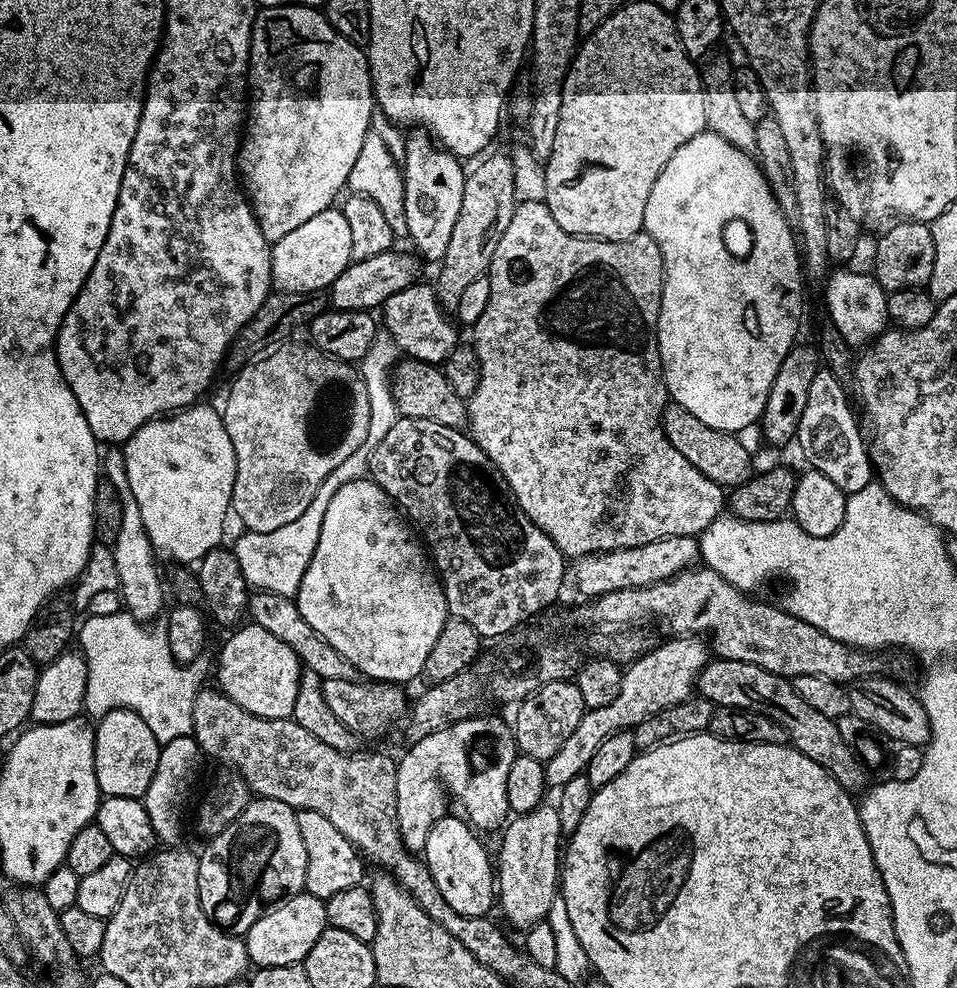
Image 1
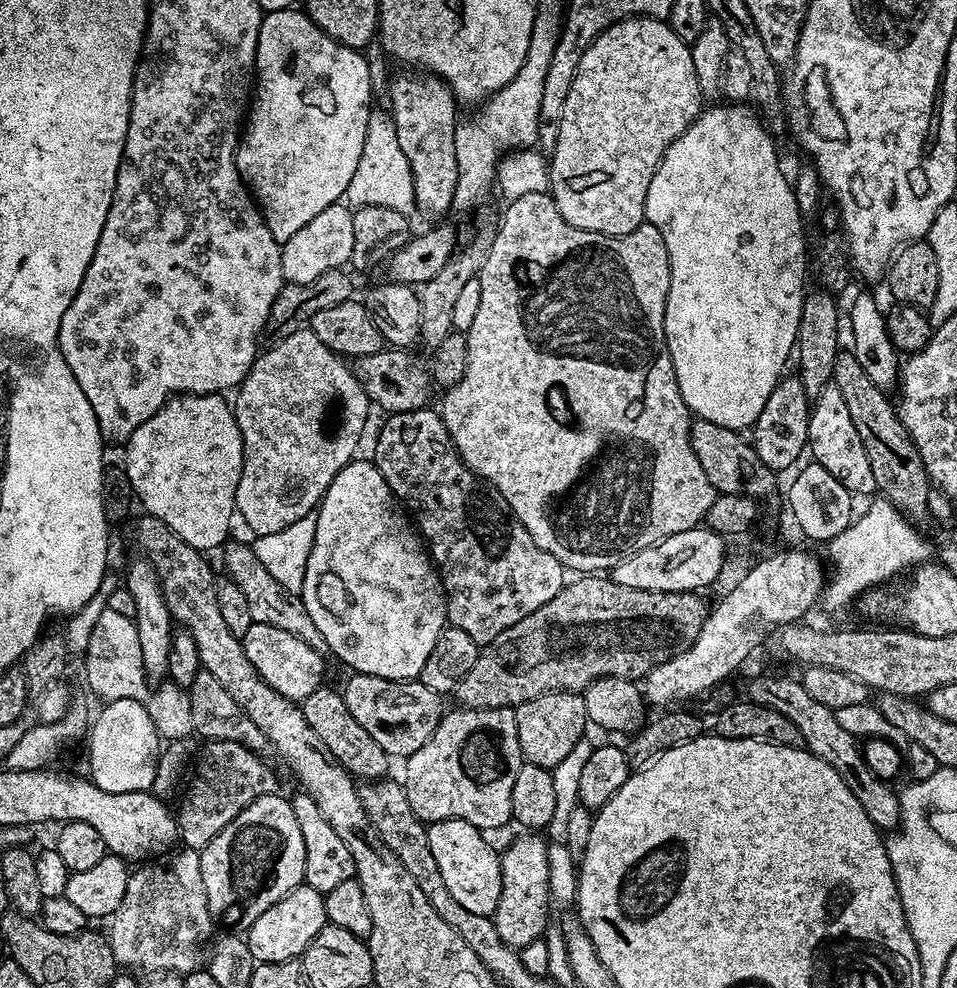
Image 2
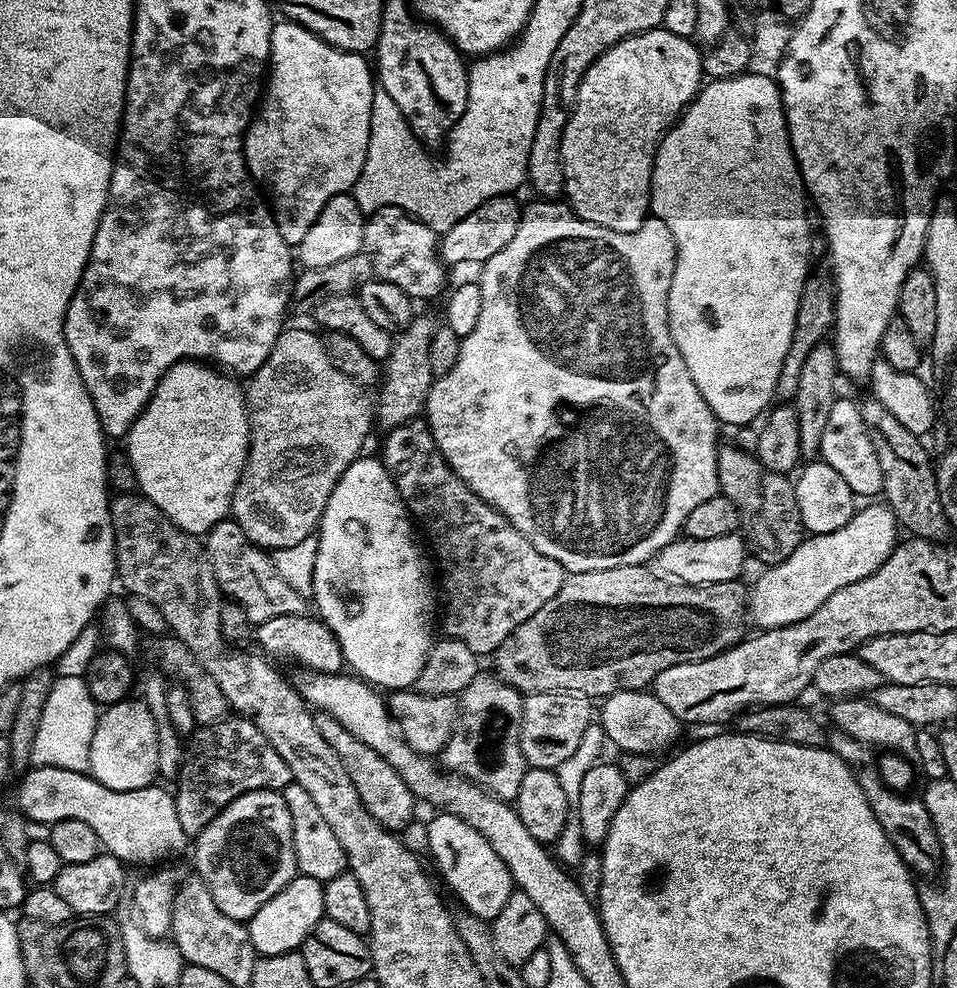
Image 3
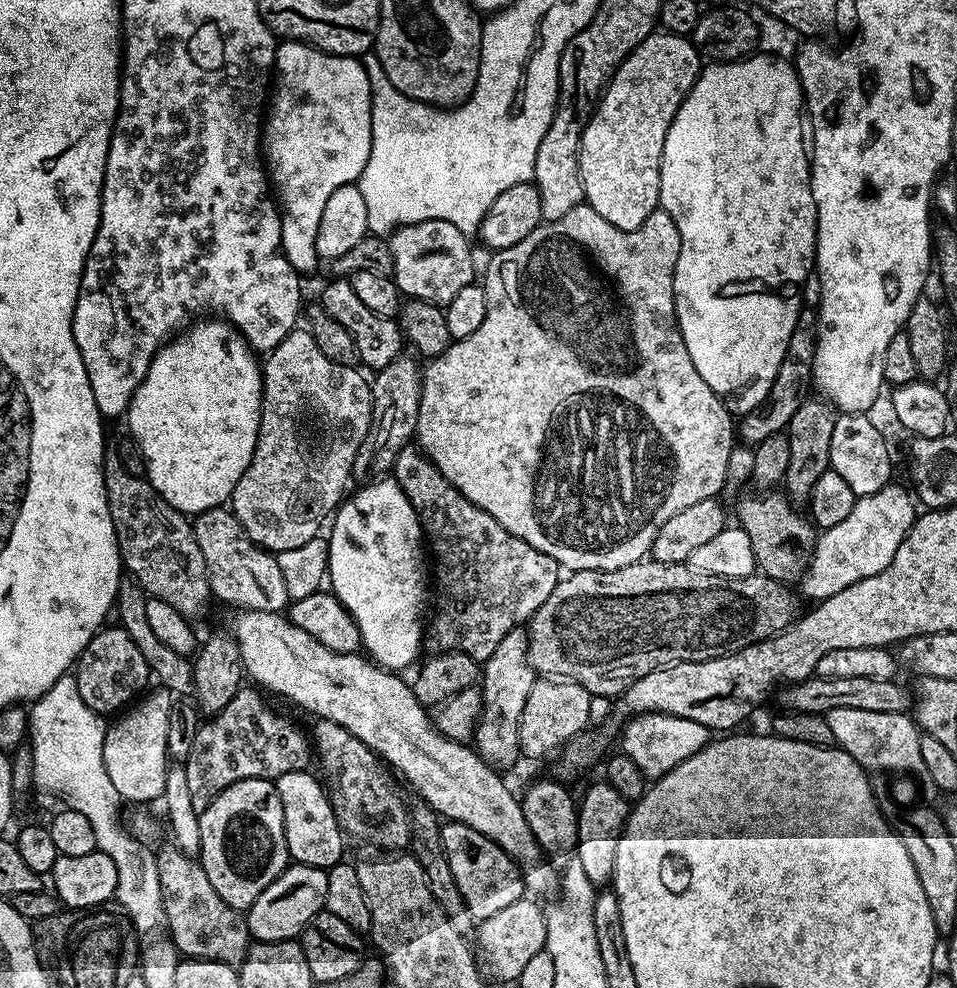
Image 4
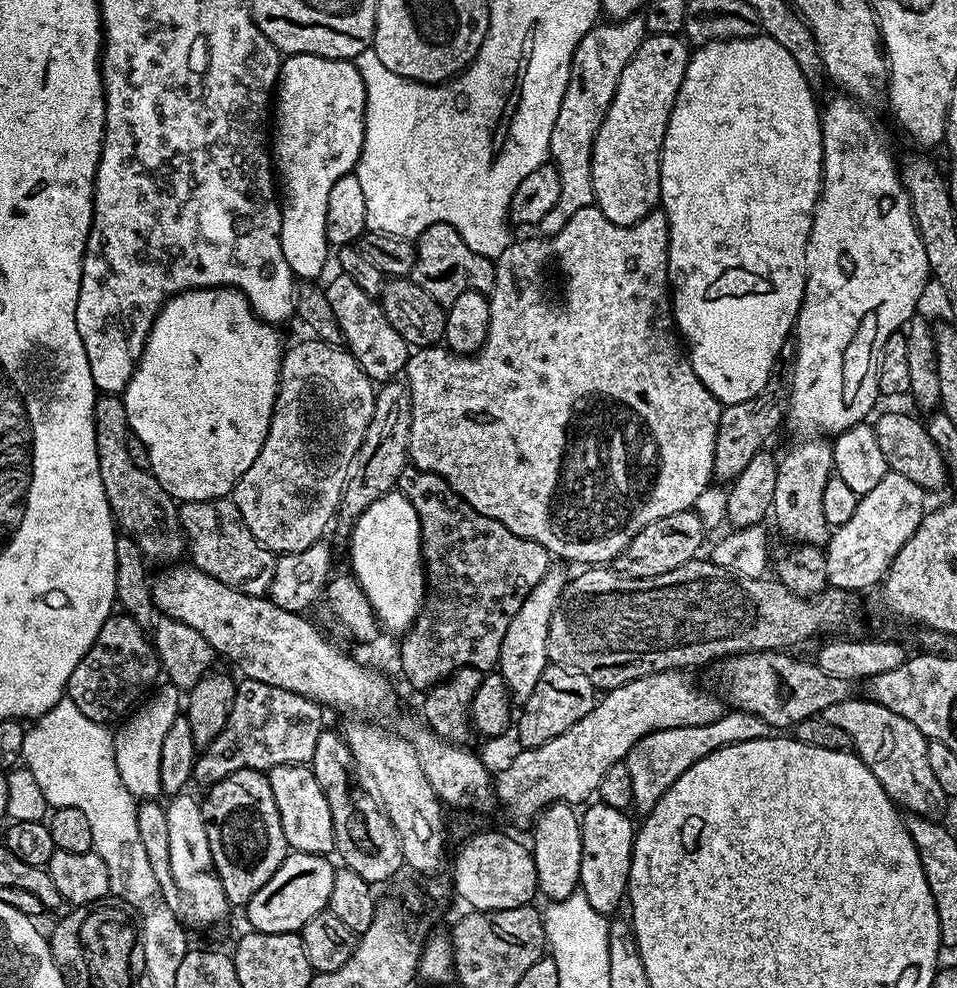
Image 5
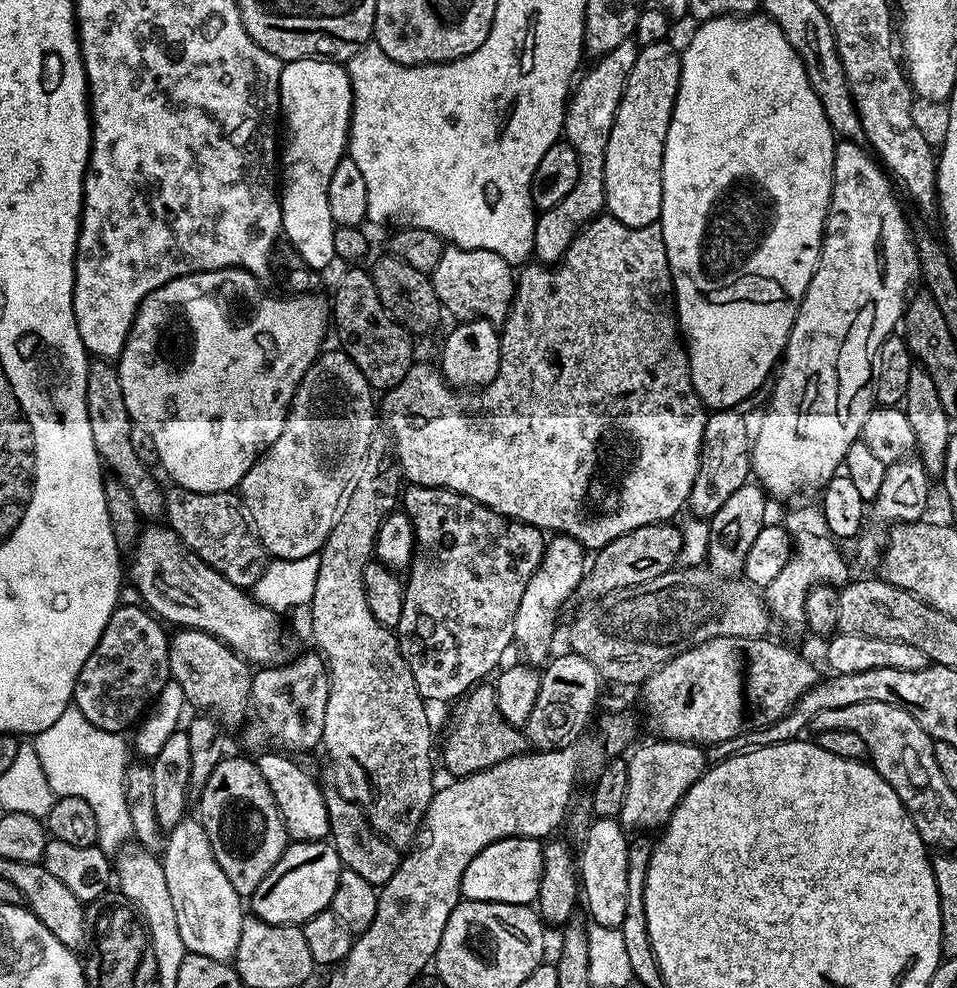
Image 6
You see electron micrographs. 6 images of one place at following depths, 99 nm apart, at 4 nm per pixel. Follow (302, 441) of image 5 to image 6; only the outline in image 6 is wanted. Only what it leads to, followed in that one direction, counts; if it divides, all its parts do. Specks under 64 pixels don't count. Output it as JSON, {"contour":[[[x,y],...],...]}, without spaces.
{"contour":[[[321,351],[310,370],[306,370],[288,407],[282,434],[256,459],[254,466],[250,466],[238,489],[239,503],[256,539],[269,557],[278,560],[306,558],[319,553],[334,522],[340,517],[346,493],[377,431],[376,416],[372,413],[374,389],[346,353],[328,351]]]}

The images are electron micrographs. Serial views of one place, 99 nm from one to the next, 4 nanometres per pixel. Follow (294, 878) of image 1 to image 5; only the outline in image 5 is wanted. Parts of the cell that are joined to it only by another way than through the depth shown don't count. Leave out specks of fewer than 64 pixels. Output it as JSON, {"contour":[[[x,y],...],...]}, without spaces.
{"contour":[[[242,769],[209,787],[206,794],[208,797],[203,797],[201,812],[209,839],[210,854],[213,855],[215,874],[221,880],[229,905],[247,905],[248,900],[254,898],[254,894],[262,890],[262,886],[266,886],[274,870],[278,870],[290,851],[282,834],[282,818],[278,814],[278,806],[274,806],[274,790],[270,790],[270,782],[263,771]]]}

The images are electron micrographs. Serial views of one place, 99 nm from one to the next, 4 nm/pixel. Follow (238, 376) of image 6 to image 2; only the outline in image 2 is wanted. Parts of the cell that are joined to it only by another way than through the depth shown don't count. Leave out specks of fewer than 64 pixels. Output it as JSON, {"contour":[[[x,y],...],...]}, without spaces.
{"contour":[[[220,394],[171,396],[153,416],[138,426],[138,430],[134,430],[123,449],[122,463],[128,471],[135,499],[144,503],[143,511],[166,522],[182,542],[190,542],[190,546],[201,550],[219,549],[229,539],[228,531],[236,512],[238,478],[242,478],[244,436],[238,430],[233,405],[224,399]]]}

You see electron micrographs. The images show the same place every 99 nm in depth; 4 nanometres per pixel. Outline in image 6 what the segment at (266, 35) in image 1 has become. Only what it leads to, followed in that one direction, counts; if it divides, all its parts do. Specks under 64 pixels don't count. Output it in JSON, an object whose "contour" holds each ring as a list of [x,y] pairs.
{"contour":[[[323,58],[289,60],[280,70],[280,116],[282,128],[288,131],[288,141],[282,144],[282,183],[280,198],[280,227],[283,239],[290,241],[294,250],[313,270],[334,264],[334,234],[337,225],[330,218],[330,177],[334,166],[345,159],[348,151],[348,127],[352,125],[352,87],[347,67],[343,63]]]}

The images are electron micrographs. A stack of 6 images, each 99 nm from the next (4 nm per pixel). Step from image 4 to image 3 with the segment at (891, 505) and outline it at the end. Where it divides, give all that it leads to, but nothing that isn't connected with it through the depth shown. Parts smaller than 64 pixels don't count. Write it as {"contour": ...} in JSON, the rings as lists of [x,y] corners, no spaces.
{"contour":[[[887,503],[865,504],[868,505],[856,511],[842,530],[809,535],[800,541],[790,558],[763,569],[764,573],[748,592],[746,609],[747,619],[751,623],[753,620],[757,629],[781,628],[802,622],[802,618],[810,618],[810,614],[814,614],[814,610],[818,610],[834,590],[842,590],[842,586],[850,586],[850,582],[858,582],[874,574],[874,570],[886,562],[898,543],[896,516]]]}

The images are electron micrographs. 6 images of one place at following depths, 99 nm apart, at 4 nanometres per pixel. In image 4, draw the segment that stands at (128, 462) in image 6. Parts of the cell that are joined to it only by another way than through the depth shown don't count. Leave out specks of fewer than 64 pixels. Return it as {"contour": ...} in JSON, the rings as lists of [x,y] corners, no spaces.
{"contour":[[[115,454],[105,455],[104,485],[123,571],[149,597],[168,602],[178,614],[187,618],[202,615],[213,595],[206,558],[198,550],[198,538],[192,529],[193,521],[185,513],[174,510],[145,477],[130,474]]]}

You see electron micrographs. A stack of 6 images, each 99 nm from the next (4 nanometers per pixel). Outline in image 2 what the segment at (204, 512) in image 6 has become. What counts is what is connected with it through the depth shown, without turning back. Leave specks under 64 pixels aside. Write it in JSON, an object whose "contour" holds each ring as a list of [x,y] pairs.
{"contour":[[[247,543],[231,544],[223,549],[224,568],[228,571],[225,573],[227,579],[238,582],[238,587],[242,589],[242,595],[246,597],[250,606],[253,624],[278,626],[278,630],[287,630],[288,633],[302,638],[302,642],[306,642],[314,650],[323,653],[324,639],[322,634],[318,634],[318,626],[310,622],[310,614],[306,614],[303,599],[297,593],[288,592],[282,586],[278,586],[278,581],[271,576],[270,570],[266,570],[266,566],[262,566],[262,562],[258,562],[258,556]]]}

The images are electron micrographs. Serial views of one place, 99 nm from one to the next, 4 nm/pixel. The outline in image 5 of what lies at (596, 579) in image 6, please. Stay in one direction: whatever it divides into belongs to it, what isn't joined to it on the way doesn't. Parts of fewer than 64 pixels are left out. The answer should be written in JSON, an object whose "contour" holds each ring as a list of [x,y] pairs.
{"contour":[[[689,510],[670,514],[666,518],[658,518],[658,522],[650,522],[622,550],[614,564],[625,576],[637,576],[638,578],[654,578],[658,574],[670,574],[670,570],[678,570],[686,562],[697,559],[701,555],[700,547],[704,544],[706,529],[702,518]]]}

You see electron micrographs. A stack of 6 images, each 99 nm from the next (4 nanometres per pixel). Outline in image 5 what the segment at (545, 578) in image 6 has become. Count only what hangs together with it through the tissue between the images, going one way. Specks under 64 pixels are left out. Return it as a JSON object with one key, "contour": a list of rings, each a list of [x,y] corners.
{"contour":[[[556,566],[549,567],[548,573],[530,590],[526,602],[518,606],[518,614],[510,618],[510,626],[506,626],[506,638],[502,638],[498,671],[506,682],[509,693],[516,702],[523,702],[534,694],[534,686],[538,686],[538,678],[542,678],[542,670],[550,663],[546,650],[546,638],[550,630],[550,618],[560,601],[560,595],[566,583],[566,575]]]}

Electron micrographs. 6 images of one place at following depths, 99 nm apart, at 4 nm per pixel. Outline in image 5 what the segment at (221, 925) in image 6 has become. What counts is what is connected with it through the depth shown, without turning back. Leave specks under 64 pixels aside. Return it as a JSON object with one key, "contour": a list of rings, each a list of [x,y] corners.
{"contour":[[[190,792],[173,796],[167,803],[164,809],[167,814],[166,826],[169,827],[170,870],[175,884],[181,895],[190,900],[190,912],[198,923],[216,924],[225,918],[230,911],[230,905],[225,891],[222,890],[221,880],[214,871],[201,803]]]}

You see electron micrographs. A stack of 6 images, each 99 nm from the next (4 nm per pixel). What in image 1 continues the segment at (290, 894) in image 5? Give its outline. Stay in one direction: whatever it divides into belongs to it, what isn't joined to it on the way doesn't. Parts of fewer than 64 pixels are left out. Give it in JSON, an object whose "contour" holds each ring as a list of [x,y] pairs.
{"contour":[[[301,894],[289,896],[269,908],[264,915],[258,918],[258,922],[254,922],[254,926],[250,926],[243,941],[248,951],[249,961],[256,968],[290,966],[304,961],[306,954],[310,954],[310,946],[314,946],[314,942],[318,942],[318,938],[327,927],[328,919],[324,901]]]}

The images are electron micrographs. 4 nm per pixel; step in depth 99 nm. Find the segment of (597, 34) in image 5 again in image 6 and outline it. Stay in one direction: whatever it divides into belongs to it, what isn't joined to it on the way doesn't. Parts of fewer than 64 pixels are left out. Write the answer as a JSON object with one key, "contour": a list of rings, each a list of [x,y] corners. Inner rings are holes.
{"contour":[[[629,38],[618,42],[609,52],[591,61],[588,73],[575,81],[570,92],[570,103],[564,110],[563,139],[578,154],[578,182],[574,190],[558,202],[558,206],[543,209],[536,217],[532,250],[537,261],[549,266],[564,259],[564,251],[571,246],[574,238],[589,220],[595,220],[605,211],[604,171],[606,170],[606,142],[614,126],[616,111],[622,94],[628,85],[630,70],[638,62],[641,45]],[[581,79],[581,80],[580,80]]]}

